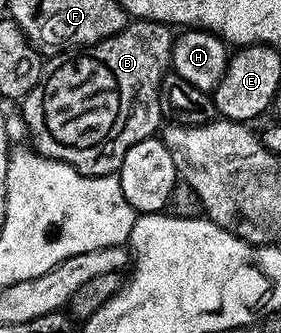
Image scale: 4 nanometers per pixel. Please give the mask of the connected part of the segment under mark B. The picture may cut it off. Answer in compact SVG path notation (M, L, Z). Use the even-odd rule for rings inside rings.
M142 18L126 21L125 27L107 40L70 53L65 62L67 69L97 70L97 102L90 106L85 103L67 71L48 71L44 81L19 106L28 137L33 140L32 149L91 177L117 174L127 150L162 129L160 82L171 66L174 37L166 23Z

